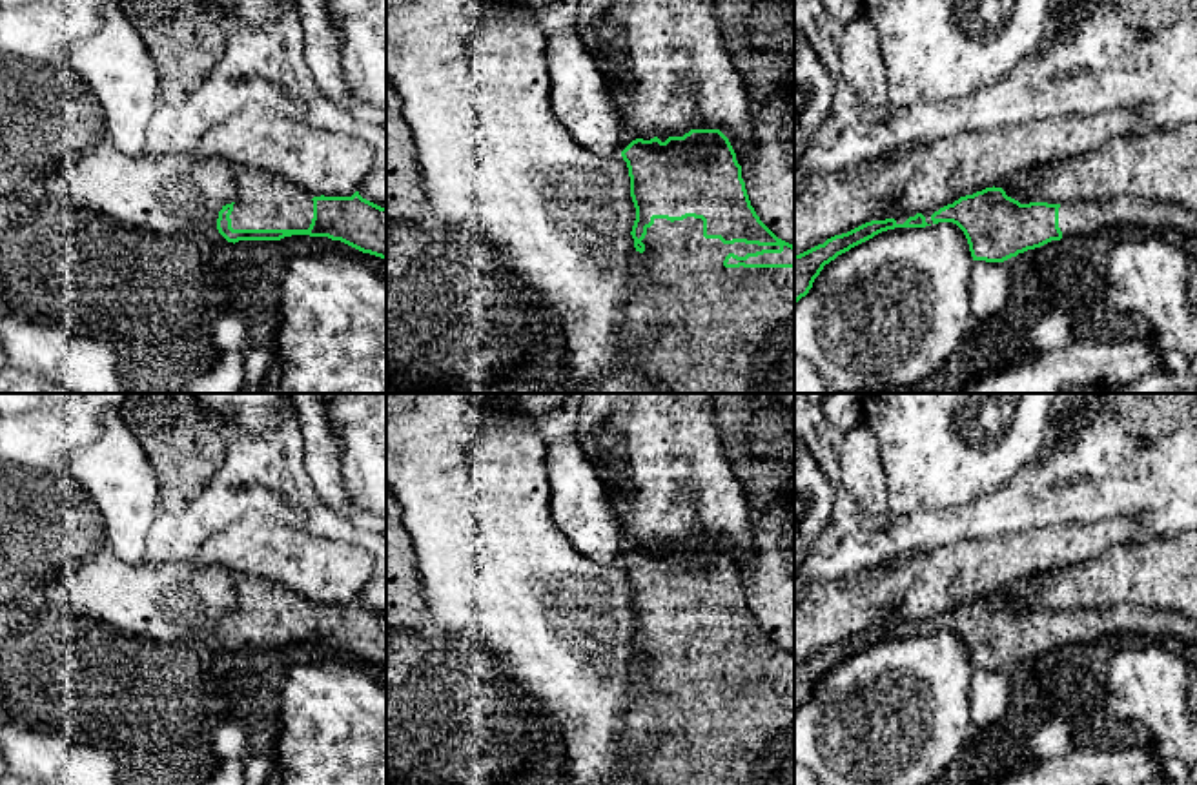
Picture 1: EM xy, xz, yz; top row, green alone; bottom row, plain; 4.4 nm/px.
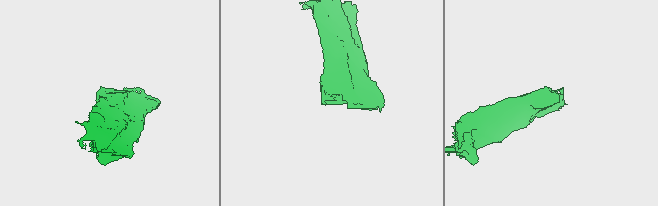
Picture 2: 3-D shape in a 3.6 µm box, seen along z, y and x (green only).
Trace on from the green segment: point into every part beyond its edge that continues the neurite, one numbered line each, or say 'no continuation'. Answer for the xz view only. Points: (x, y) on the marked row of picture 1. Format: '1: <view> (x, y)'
1: xz (691, 325)

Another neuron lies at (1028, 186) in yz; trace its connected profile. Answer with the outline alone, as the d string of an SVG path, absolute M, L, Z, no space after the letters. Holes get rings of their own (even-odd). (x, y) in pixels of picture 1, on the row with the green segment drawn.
M1197 120L1168 131L1141 131L1120 137L1086 155L1037 166L995 184L1020 204L1075 204L1075 202L1181 202L1197 211Z

